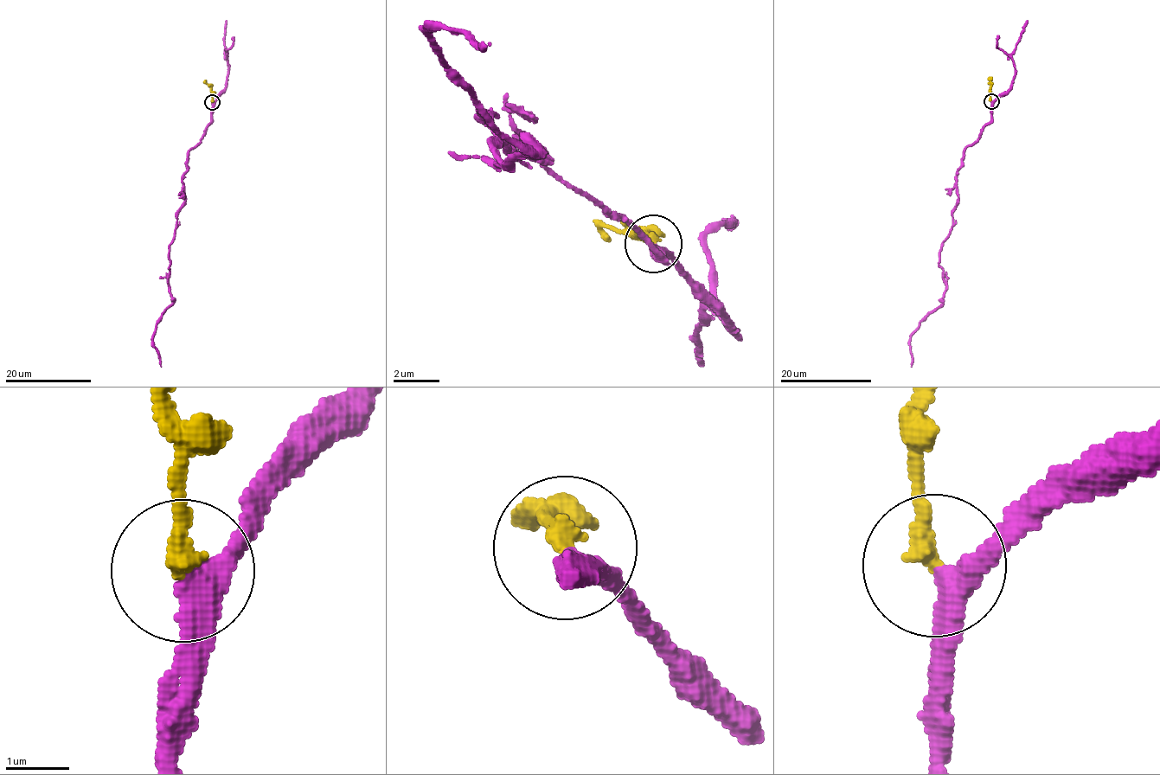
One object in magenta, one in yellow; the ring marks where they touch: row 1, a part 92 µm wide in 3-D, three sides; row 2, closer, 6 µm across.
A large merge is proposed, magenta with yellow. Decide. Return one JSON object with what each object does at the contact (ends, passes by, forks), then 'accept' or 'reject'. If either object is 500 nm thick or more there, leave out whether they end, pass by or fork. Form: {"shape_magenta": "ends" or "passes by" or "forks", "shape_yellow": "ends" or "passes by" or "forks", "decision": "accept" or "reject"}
{"shape_magenta": "passes by", "shape_yellow": "ends", "decision": "reject"}

